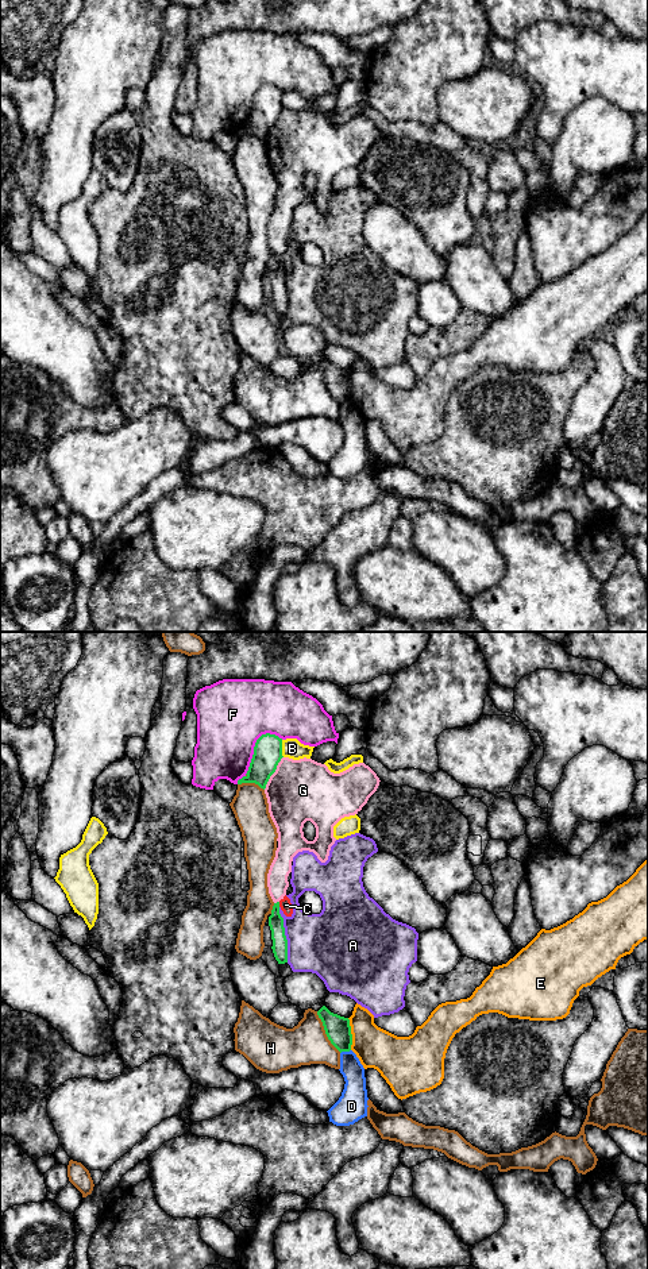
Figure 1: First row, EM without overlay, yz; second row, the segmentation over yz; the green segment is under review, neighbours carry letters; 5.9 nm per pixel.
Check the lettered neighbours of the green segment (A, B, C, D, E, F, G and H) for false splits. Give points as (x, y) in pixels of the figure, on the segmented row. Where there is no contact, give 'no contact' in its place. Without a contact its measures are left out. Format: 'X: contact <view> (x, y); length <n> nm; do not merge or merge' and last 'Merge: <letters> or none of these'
A: contact yz (284, 934); length 340 nm; do not merge
B: contact yz (281, 748); length 110 nm; do not merge
C: contact yz (278, 905); length 30 nm; do not merge
D: contact yz (344, 1050); length 70 nm; do not merge
E: contact yz (351, 1034); length 190 nm; do not merge
F: contact yz (254, 749); length 380 nm; do not merge
G: contact yz (274, 771); length 240 nm; do not merge
H: contact yz (326, 1032); length 280 nm; do not merge
Merge: none of these

